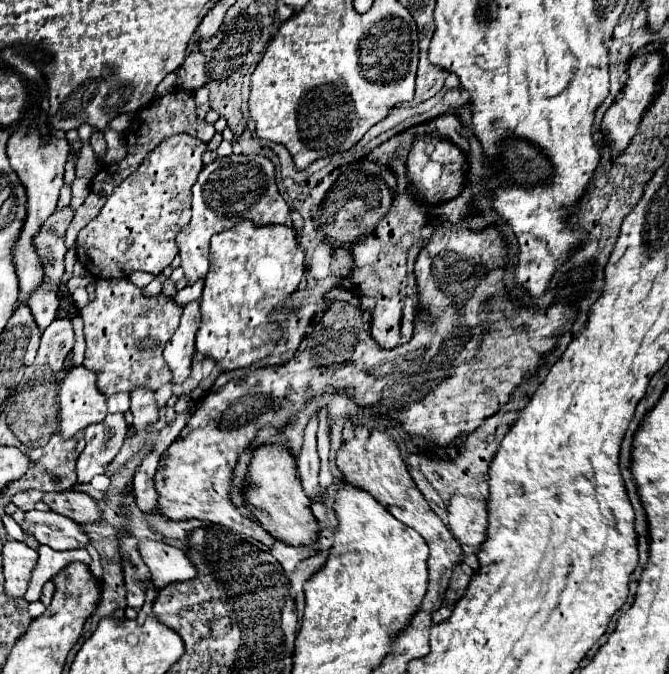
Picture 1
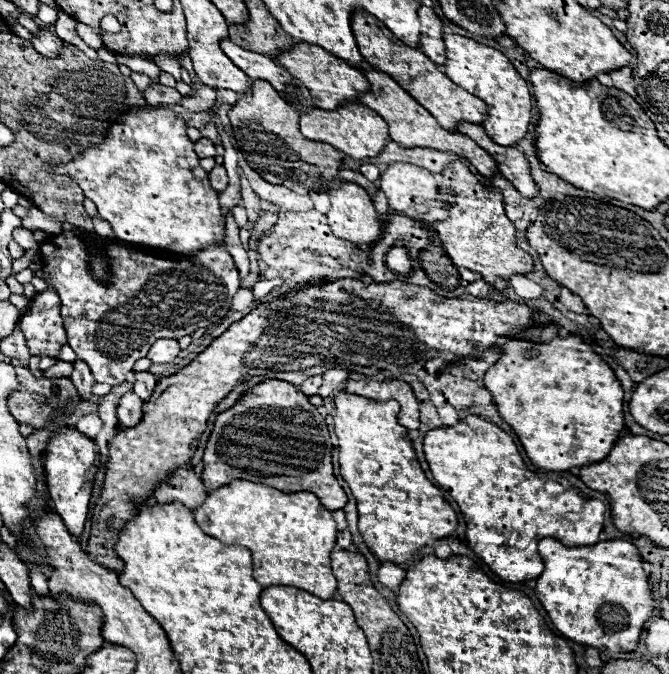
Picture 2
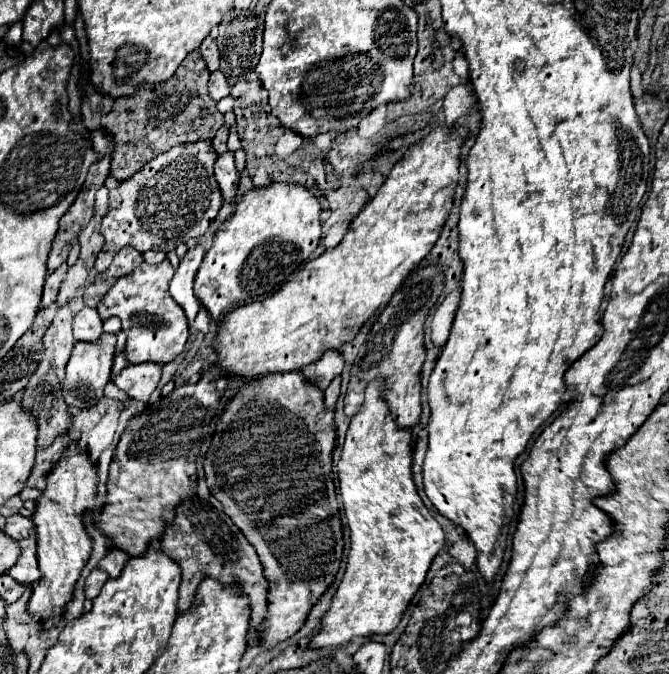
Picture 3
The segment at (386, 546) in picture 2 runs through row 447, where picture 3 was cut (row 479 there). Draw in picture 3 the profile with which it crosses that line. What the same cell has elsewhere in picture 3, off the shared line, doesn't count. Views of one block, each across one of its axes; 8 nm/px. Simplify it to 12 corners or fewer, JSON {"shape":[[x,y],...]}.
{"shape":[[380,392],[346,432],[352,544],[310,648],[390,634],[444,548]]}

